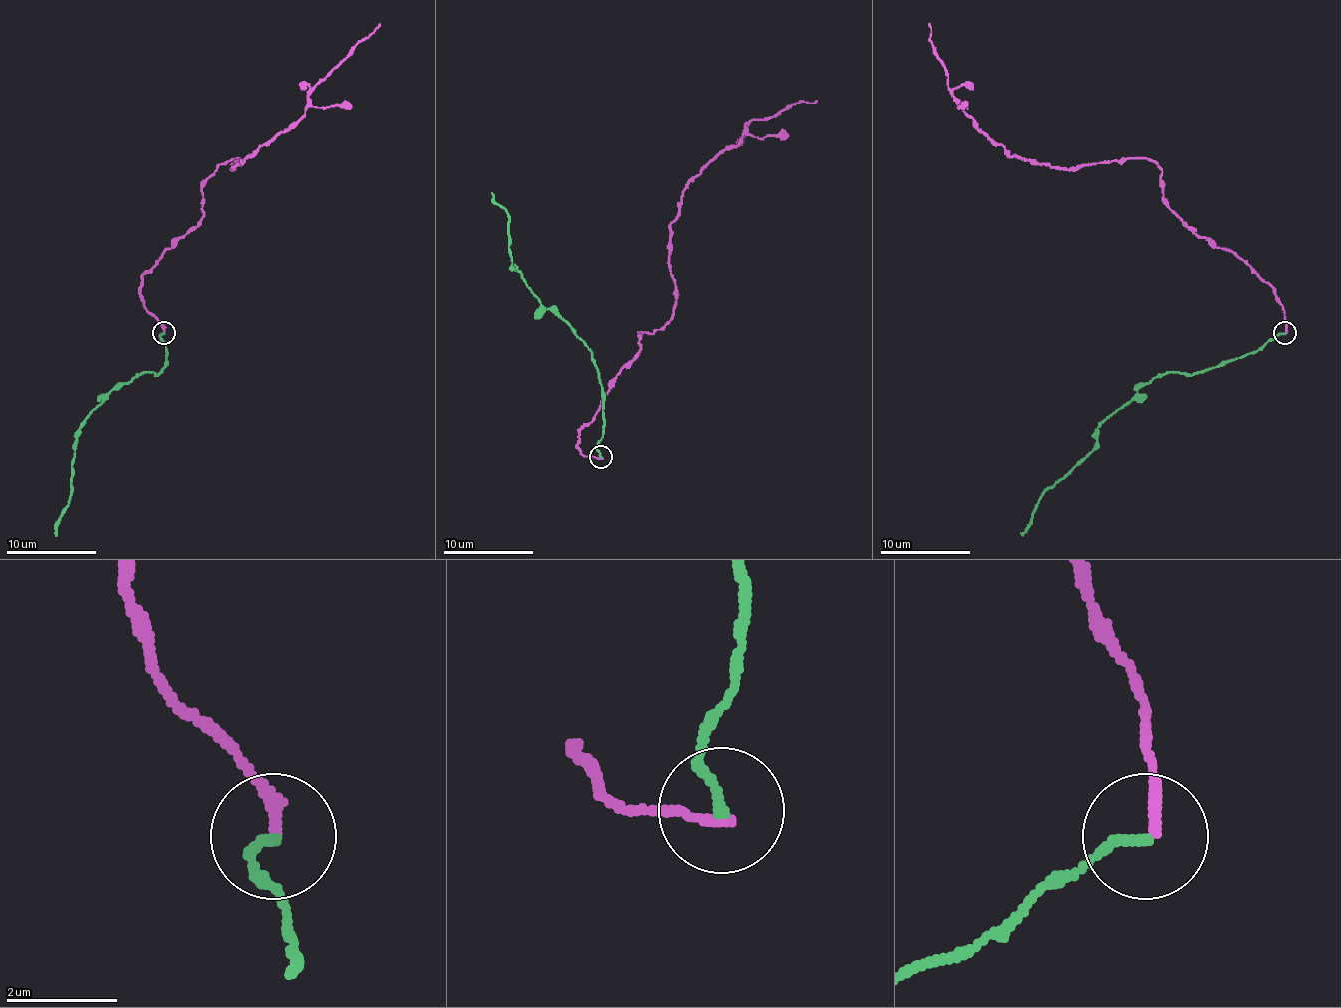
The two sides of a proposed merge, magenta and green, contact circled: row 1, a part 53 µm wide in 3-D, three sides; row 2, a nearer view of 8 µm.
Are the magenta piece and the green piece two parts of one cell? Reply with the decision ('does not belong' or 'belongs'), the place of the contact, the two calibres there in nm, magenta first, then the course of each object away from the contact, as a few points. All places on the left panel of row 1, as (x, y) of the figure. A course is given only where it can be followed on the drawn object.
does not belong; place (163, 333); calibres 240 and 170 nm; course magenta (163, 333), (140, 281), (203, 213), (201, 184), (301, 118), (314, 86), (380, 23); course green (163, 333), (167, 351), (163, 370), (120, 383), (81, 424), (72, 492), (54, 533)

